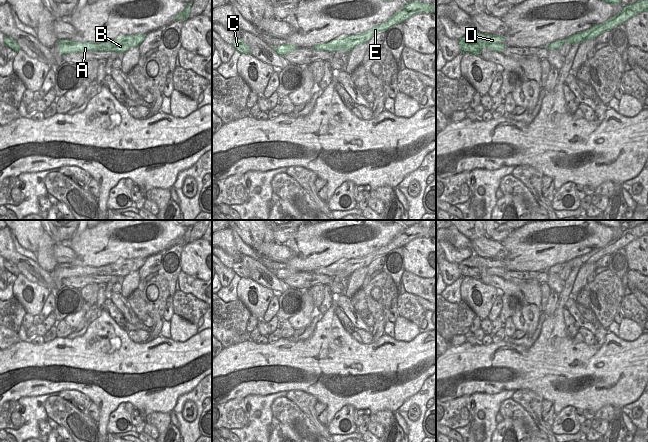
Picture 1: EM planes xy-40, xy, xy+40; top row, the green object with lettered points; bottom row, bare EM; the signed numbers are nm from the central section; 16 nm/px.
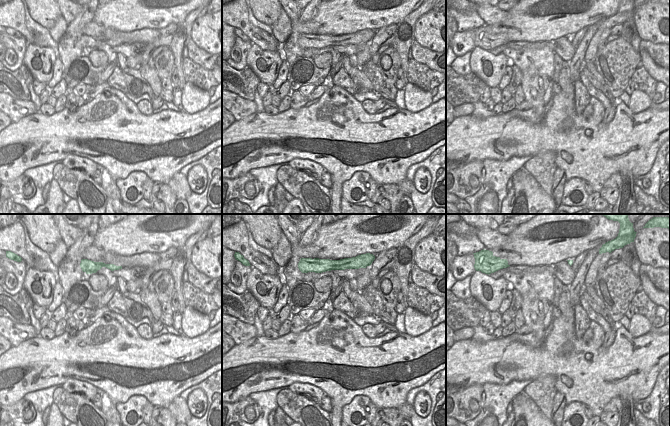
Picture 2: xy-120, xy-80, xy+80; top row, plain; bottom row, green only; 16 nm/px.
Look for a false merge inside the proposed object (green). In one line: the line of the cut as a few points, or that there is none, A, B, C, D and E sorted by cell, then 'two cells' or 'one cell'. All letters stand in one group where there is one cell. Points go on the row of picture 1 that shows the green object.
cut none; groups A B C D E; one cell

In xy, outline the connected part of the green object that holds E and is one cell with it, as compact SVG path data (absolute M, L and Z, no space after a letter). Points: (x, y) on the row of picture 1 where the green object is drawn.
M419 0L406 3L401 11L396 12L386 22L380 23L372 29L356 35L340 37L339 39L331 40L324 44L317 44L313 47L315 50L326 52L336 52L344 50L347 53L356 46L367 43L376 34L388 30L391 26L405 22L408 18L418 13L436 13L436 6L431 4L421 3Z

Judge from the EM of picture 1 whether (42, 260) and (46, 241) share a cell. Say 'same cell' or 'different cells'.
same cell

